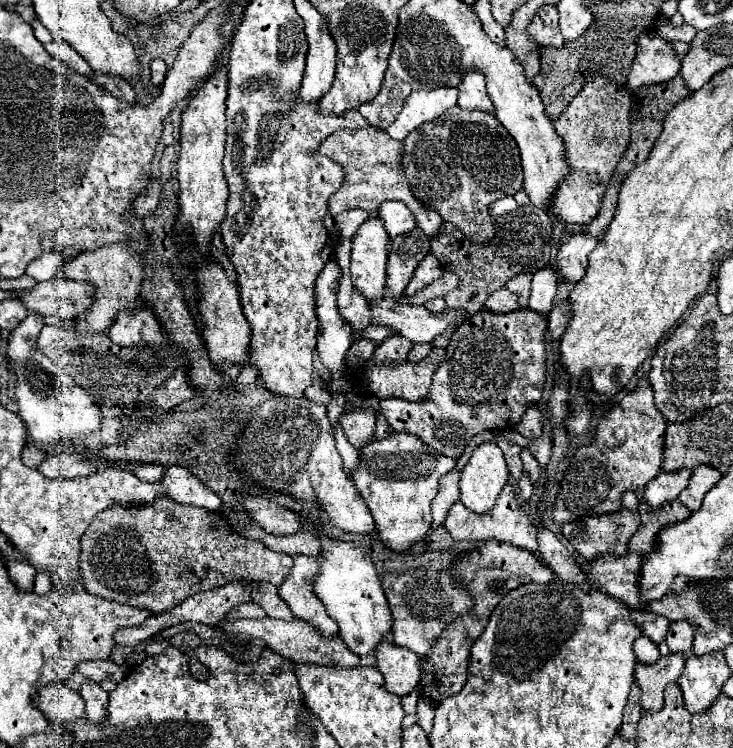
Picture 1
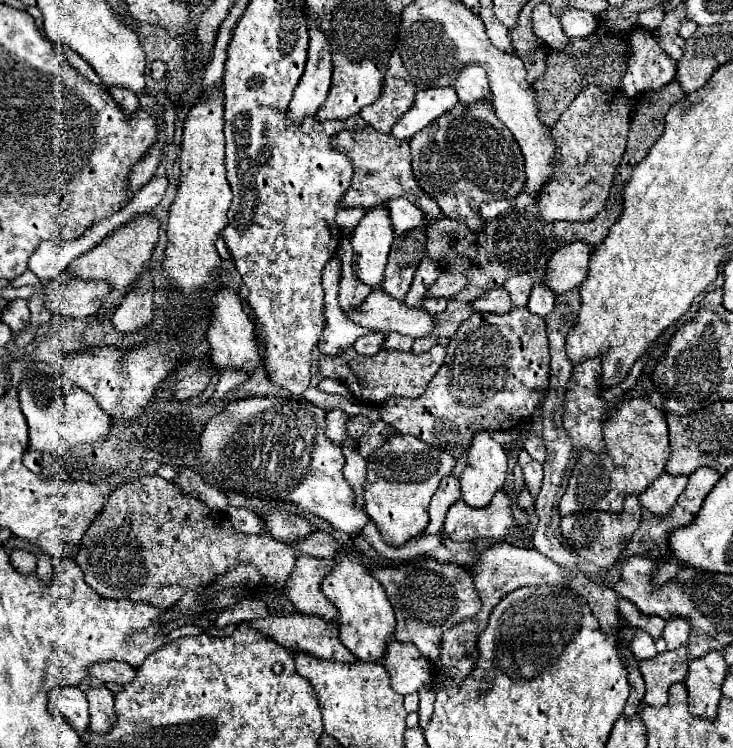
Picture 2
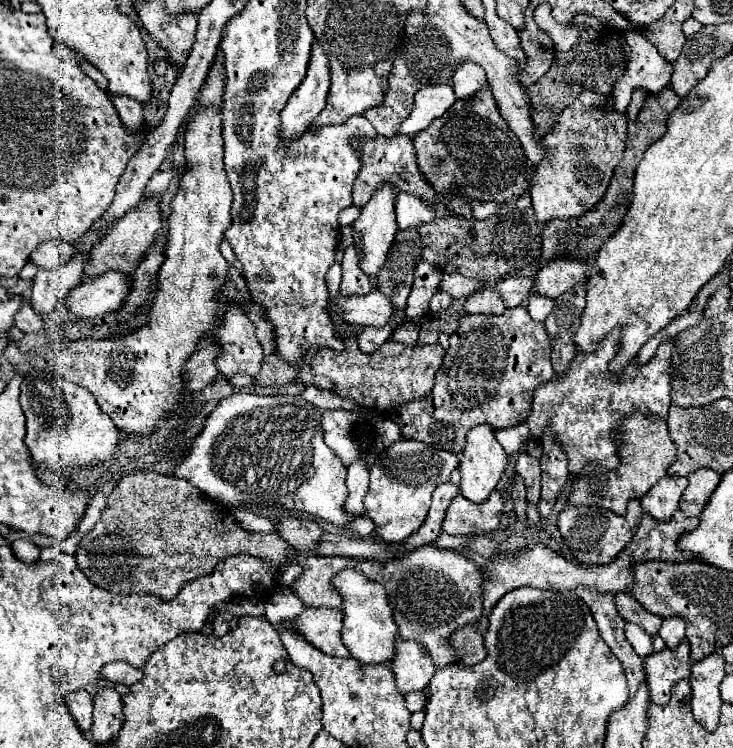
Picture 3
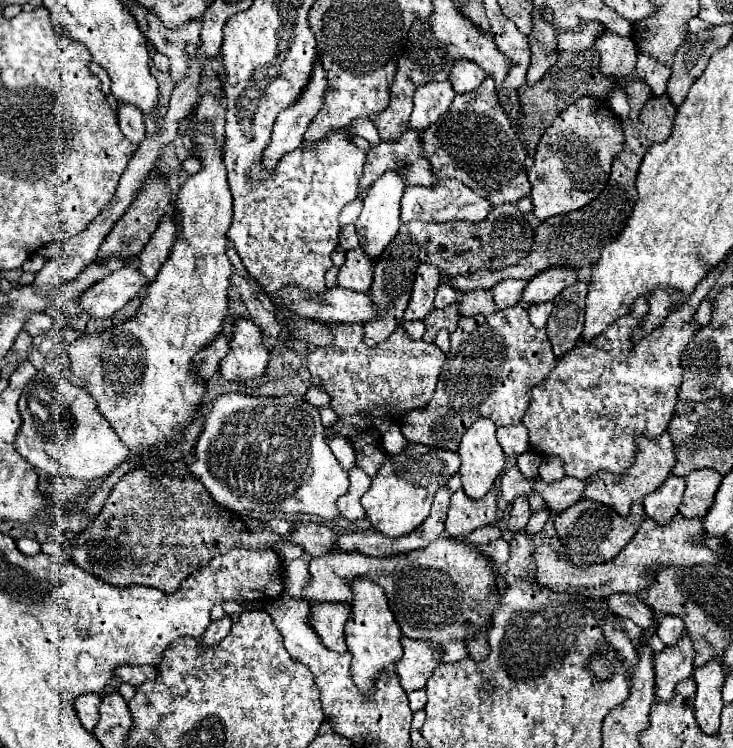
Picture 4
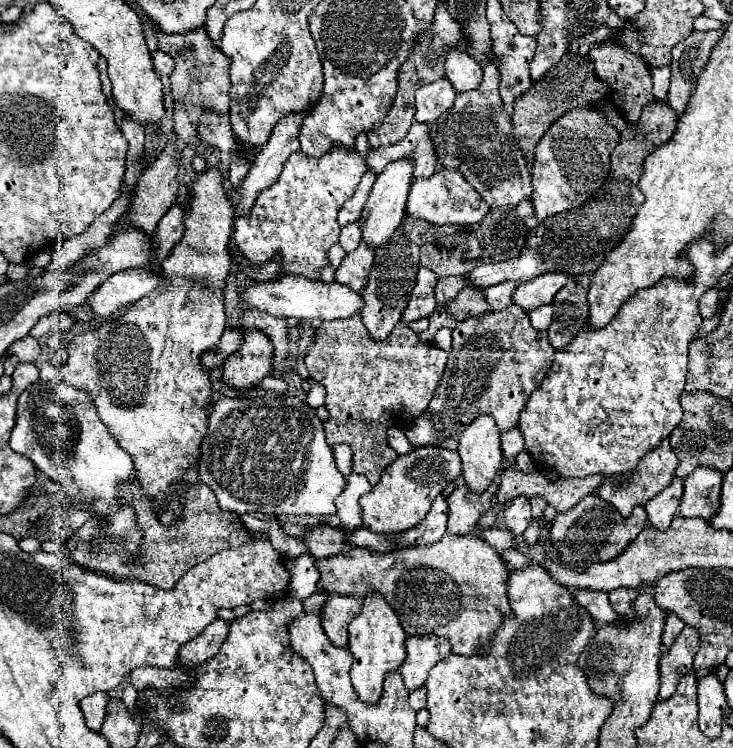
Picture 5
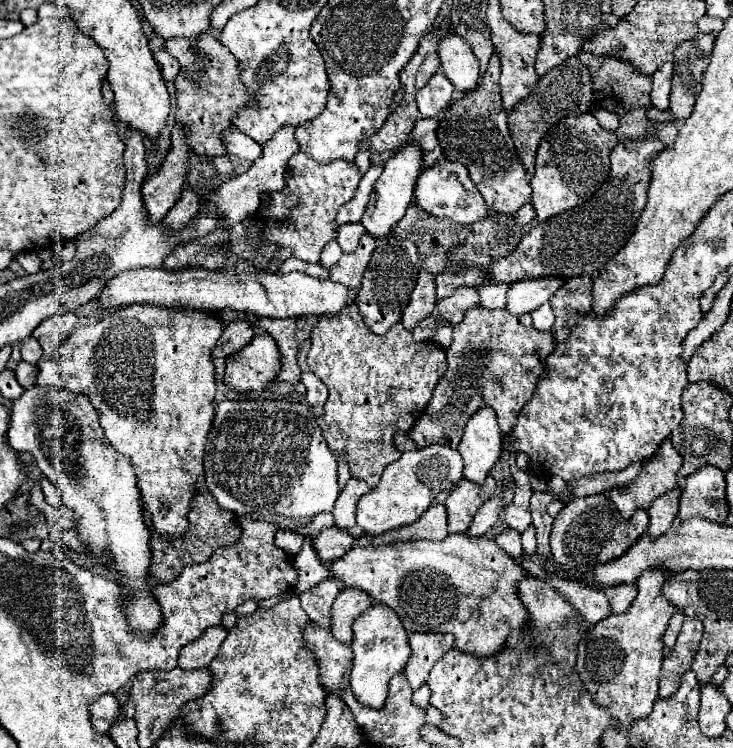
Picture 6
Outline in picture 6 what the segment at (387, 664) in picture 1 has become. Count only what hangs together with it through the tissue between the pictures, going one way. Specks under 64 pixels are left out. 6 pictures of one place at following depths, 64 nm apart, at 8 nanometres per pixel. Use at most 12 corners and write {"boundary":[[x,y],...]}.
{"boundary":[[412,632],[404,676],[412,690],[454,648],[452,634]]}

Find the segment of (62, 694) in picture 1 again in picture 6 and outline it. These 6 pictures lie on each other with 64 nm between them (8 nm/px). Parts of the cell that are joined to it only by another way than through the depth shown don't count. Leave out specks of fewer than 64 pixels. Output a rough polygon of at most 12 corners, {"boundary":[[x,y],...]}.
{"boundary":[[114,694],[90,704],[92,728],[108,732],[120,714]]}

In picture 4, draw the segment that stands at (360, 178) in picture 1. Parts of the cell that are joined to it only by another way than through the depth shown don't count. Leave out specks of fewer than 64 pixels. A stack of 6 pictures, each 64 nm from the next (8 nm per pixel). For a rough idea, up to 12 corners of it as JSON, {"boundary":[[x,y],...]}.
{"boundary":[[420,132],[366,152],[358,198],[384,172],[396,170],[406,186],[436,184],[420,150]]}

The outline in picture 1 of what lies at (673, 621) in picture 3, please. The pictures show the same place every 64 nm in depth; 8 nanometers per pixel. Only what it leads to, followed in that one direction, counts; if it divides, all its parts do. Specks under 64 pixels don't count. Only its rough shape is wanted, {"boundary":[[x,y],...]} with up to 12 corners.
{"boundary":[[672,622],[666,642],[670,652],[692,652],[692,626]]}

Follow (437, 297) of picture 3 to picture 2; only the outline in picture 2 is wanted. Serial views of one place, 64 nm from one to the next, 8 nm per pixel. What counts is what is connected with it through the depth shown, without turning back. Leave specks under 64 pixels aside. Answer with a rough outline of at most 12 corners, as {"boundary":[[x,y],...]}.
{"boundary":[[428,298],[424,308],[430,314],[446,310],[446,298]]}

